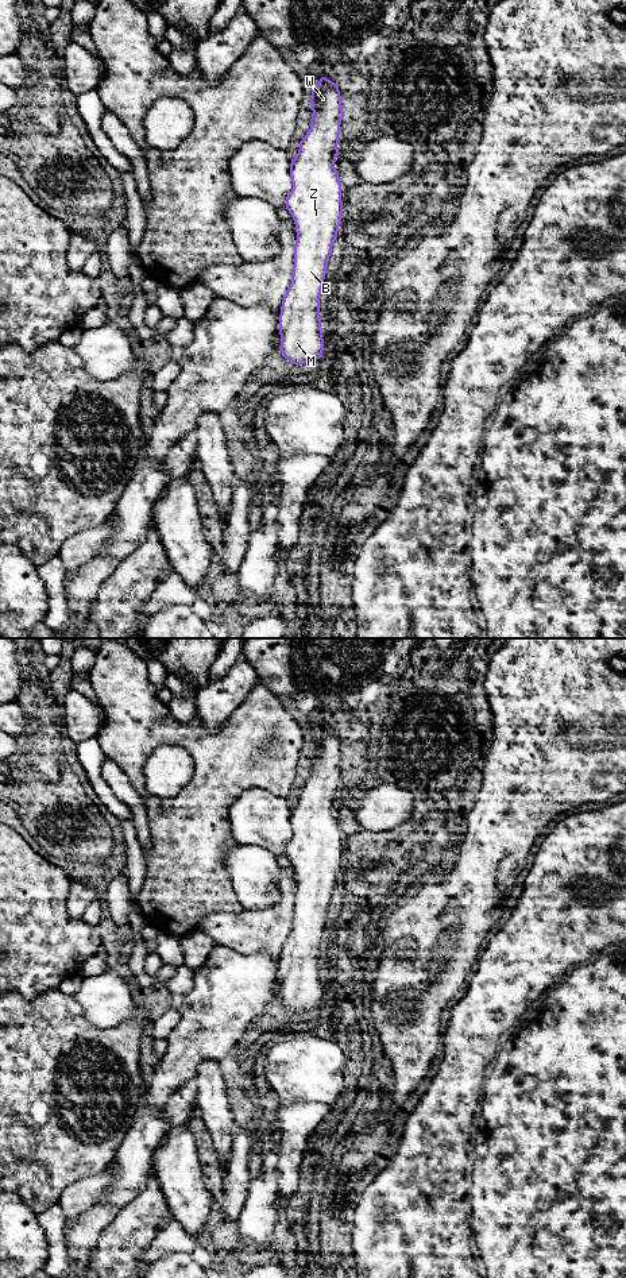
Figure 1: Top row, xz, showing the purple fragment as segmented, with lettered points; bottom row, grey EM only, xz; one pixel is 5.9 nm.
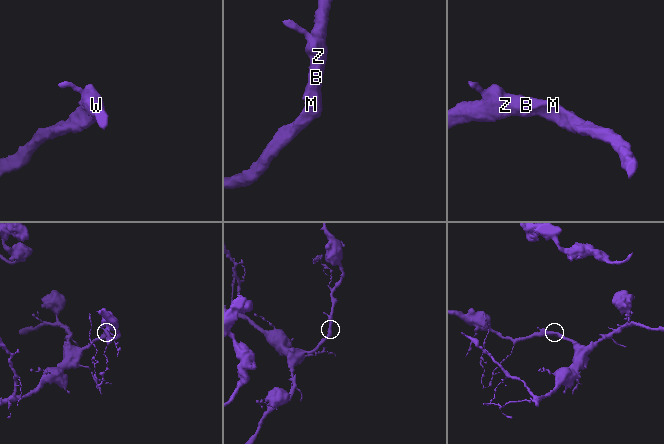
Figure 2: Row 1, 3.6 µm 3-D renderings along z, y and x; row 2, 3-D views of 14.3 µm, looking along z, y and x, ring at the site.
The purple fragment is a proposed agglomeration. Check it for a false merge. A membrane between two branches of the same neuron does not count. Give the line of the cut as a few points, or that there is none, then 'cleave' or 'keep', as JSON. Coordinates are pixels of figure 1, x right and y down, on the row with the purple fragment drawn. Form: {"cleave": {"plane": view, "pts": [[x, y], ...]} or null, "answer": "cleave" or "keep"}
{"cleave": null, "answer": "keep"}

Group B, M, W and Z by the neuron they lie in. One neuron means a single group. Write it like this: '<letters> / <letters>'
B M W Z

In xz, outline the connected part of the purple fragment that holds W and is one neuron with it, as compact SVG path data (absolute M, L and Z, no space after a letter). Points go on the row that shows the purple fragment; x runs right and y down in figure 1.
M321 77L312 89L310 130L300 142L300 150L290 163L293 189L286 198L286 209L291 215L297 240L294 244L294 266L291 283L283 297L279 314L281 352L294 364L305 364L322 358L324 339L320 318L320 294L326 274L328 260L341 224L343 201L339 171L335 167L339 157L339 134L345 116L339 86Z

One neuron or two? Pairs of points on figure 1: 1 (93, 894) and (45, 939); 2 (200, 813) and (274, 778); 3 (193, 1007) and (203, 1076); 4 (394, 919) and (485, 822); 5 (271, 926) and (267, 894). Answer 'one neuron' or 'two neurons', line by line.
1: two neurons
2: one neuron
3: two neurons
4: one neuron
5: two neurons

